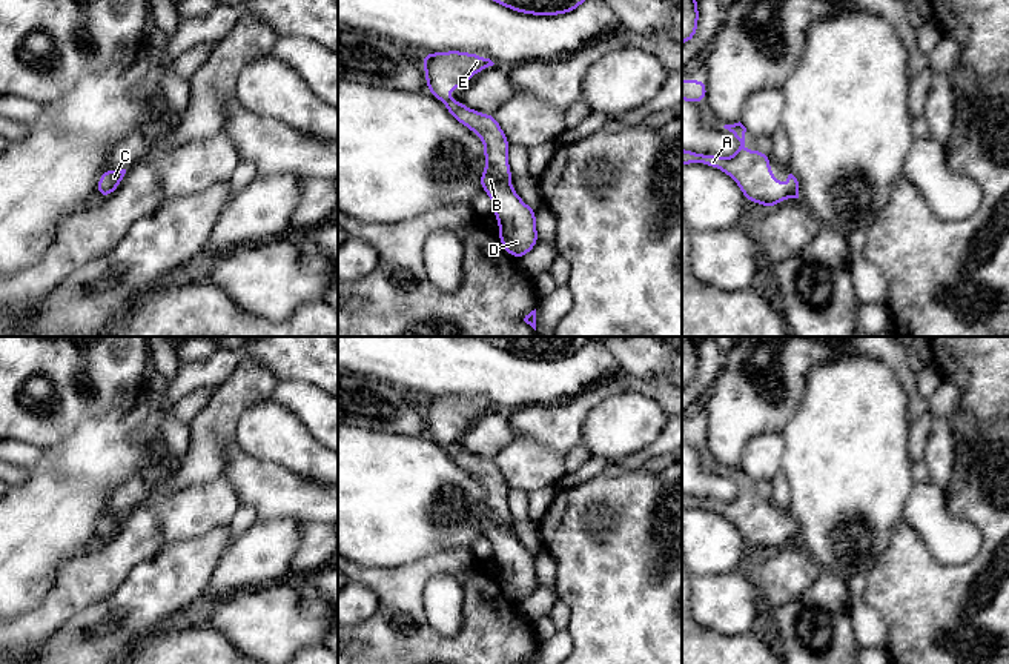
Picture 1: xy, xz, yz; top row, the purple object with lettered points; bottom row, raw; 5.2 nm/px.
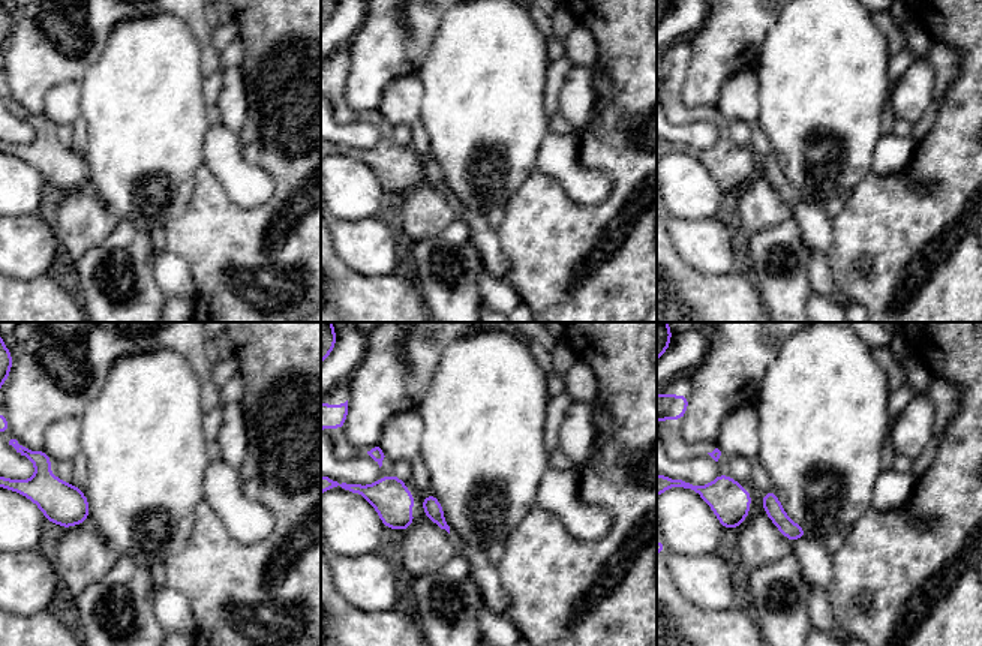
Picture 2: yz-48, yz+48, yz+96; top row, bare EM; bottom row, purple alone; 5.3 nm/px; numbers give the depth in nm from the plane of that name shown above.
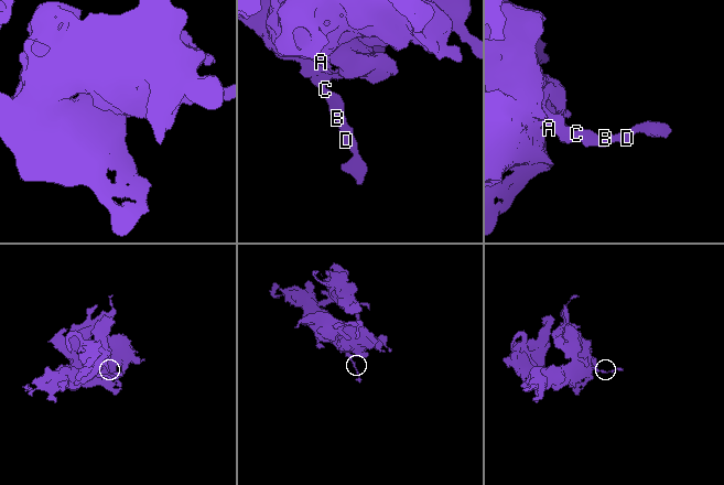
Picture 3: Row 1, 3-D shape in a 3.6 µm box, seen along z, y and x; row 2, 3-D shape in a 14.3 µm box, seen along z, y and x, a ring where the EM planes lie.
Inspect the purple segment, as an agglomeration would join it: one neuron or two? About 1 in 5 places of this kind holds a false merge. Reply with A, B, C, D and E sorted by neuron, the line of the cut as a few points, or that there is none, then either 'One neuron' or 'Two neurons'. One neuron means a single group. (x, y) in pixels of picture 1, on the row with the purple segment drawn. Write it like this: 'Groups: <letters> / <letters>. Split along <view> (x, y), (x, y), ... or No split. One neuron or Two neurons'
Groups: A B C D E. No split. One neuron

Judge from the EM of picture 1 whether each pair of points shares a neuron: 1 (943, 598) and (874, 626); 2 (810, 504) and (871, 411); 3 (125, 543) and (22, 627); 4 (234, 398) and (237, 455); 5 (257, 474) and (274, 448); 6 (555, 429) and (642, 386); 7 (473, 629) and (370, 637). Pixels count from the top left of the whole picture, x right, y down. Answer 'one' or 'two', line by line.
1: two
2: one
3: one
4: two
5: two
6: one
7: one

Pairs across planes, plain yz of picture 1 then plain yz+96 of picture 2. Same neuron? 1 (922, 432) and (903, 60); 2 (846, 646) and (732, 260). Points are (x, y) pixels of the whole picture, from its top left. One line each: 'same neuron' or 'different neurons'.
1: same neuron
2: different neurons

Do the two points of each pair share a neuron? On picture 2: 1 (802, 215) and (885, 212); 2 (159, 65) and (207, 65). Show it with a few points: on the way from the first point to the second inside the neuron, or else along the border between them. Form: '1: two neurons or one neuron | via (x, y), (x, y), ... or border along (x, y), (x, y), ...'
1: two neurons | border along (832, 221), (832, 245), (826, 255)
2: two neurons | border along (191, 30), (200, 47), (200, 69), (204, 78)

